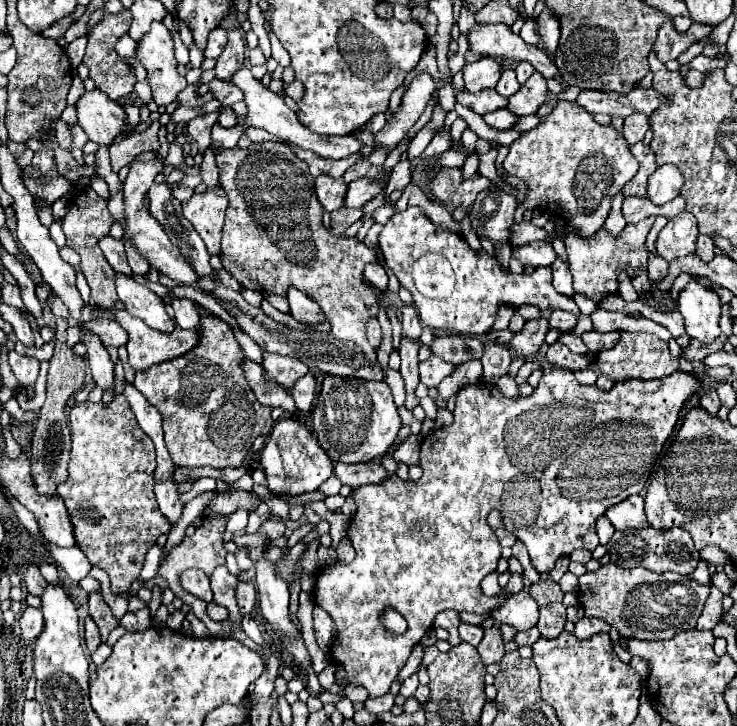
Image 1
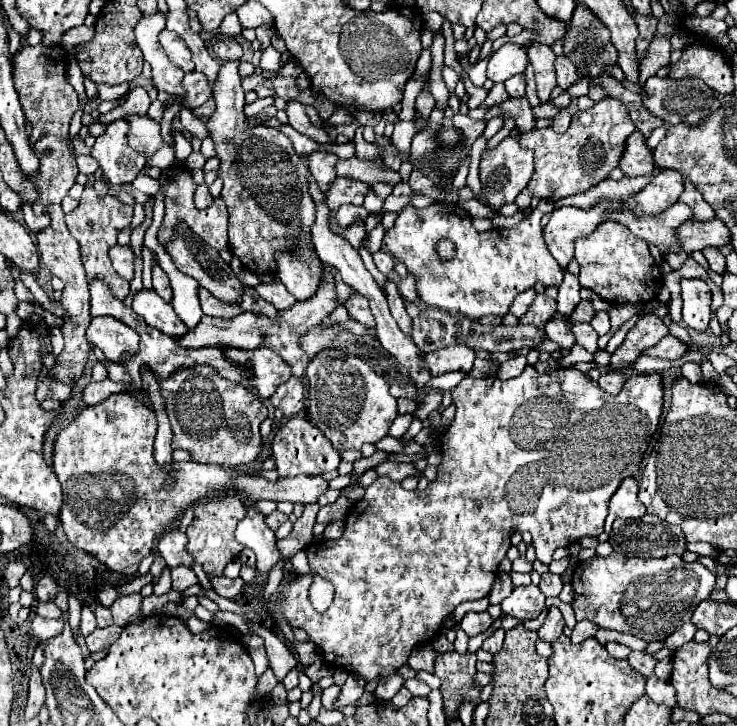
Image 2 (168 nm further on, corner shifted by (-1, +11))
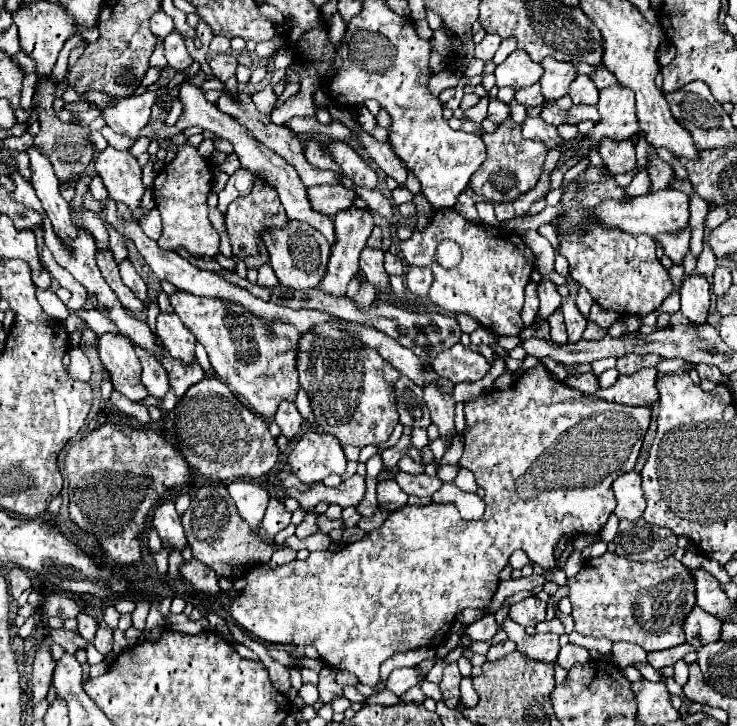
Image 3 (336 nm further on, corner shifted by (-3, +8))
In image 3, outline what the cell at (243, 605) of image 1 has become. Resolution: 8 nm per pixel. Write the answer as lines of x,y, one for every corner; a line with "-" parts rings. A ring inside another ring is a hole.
192,558
188,562
184,562
180,566
180,574
194,584
196,590
206,592
206,594
218,594
220,586
218,586
218,576
216,572
212,572
212,568
208,568
206,564
202,564
200,560

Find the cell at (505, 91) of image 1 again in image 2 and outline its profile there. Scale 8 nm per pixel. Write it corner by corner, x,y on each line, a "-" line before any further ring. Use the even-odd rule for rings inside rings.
520,73
520,75
514,75
514,77
510,77
510,79
506,79
504,85
506,85
506,91
508,91
510,97
522,97
522,95
524,95
526,81
524,81
524,75
522,75
522,73

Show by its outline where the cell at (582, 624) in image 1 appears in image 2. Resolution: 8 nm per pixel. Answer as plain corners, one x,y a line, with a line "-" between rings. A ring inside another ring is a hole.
578,621
576,627
572,629
572,637
570,637
570,639
572,639
574,643
580,643
580,641
584,641
584,639
596,635
598,629
600,629
600,627
594,625
592,621

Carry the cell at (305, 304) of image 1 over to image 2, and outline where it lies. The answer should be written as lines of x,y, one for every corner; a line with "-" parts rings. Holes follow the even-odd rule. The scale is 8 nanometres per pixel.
302,247
292,253
278,253
276,263
280,281
298,301
306,301
306,297
314,295
314,289
320,285
320,259
314,251
310,253
310,247

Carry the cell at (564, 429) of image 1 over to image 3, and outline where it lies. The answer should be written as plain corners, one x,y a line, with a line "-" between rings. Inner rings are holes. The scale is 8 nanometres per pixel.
538,364
534,368
530,368
528,372
524,372
508,390
490,390
486,394
482,394
478,400
474,402
466,402
464,404
464,412
466,412
466,424
468,430
464,434
464,454
460,458
460,466
468,468
474,472
476,476
476,484
478,484
478,494
482,496
482,500
486,502
486,510
482,514
480,520
472,520
466,522
460,518
456,506
452,504
428,504
428,506
404,506
396,512
392,512
388,516
388,520
374,532
366,534
362,540
354,542
354,544
346,544
342,546
342,550
338,552
310,552
308,560
300,562
294,560
292,564
280,566
280,568
270,568
268,564
258,564
254,566
248,574
246,574
246,588
242,590
240,596
236,596
230,604
230,614
232,618
250,634
254,634
258,640
264,640
268,644
292,644
292,646
314,646
322,658
324,664
336,668
336,670
348,670
352,674
356,674
356,678
366,684
366,686
376,686
378,684
378,668
380,664
390,658
396,652
406,652
406,650
414,650
420,646
428,646
428,648
436,648
444,642
444,638
450,632
452,620
454,616
464,610
464,608
484,608
490,604
496,588
498,588
498,574
506,568
508,558
514,550
524,550
526,556
530,558
532,564
542,566
544,570
552,570
556,566
556,560
552,556
558,540
562,536
576,536
576,534
588,534
588,532
600,532
602,526
606,524
608,516
612,514
616,500
614,500
614,492
612,492
612,482
622,476
624,472
634,470
644,434
648,430
648,422
650,422
650,408
644,406
622,406
622,404
612,404
606,400
596,398
594,394
580,394
578,390
572,390
570,386
556,382
550,372

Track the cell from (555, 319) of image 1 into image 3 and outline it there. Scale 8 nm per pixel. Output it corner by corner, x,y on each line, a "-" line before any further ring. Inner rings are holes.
594,304
592,310
590,310
588,320
596,322
598,326
602,326
602,328
608,330
616,320
620,320
620,314
618,314
618,312
612,312
612,310
604,310
604,308
600,308
598,304

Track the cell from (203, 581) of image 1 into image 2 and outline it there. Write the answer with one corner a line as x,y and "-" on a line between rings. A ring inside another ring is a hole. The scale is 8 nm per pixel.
172,529
172,531
168,531
168,533
158,541
158,547
156,547
156,549
160,551
160,555
164,557
164,561
166,561
170,567
180,567
180,565
192,567
192,565
194,565
194,559
186,553
184,545
186,545
186,535
184,535
184,531

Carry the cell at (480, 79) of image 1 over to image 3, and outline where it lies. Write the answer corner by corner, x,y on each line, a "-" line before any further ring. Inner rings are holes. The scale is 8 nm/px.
514,50
500,66
496,66
494,76
498,88
510,86
514,90
520,90
536,84
542,72
542,66
538,62
532,62
524,50

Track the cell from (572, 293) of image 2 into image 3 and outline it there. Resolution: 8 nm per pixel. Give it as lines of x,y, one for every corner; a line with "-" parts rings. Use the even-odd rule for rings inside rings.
570,300
564,302
560,306
560,310
564,312
564,320
566,320
566,328
568,328
568,342
578,342
586,328
586,318
578,312
576,304

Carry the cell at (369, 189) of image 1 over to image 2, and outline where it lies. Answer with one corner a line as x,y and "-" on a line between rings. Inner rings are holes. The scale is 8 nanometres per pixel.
338,177
332,183
330,191
326,193
326,203
332,211
336,211
344,203
362,205
368,191
370,191
370,185
366,185
362,181
350,181
348,177

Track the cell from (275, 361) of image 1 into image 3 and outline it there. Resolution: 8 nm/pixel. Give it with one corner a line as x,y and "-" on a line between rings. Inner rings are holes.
184,290
170,294
170,304
196,340
206,348
216,376
232,388
236,398
246,404
248,410
272,418
282,400
296,400
300,390
296,372
300,332
296,332
296,328
242,328
242,322
232,318
232,302
192,296

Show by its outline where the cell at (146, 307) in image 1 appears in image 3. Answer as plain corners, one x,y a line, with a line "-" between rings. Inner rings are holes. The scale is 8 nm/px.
174,312
158,316
156,332
162,338
166,350
172,358
182,360
184,364
192,364
196,360
196,356
194,356
196,338
192,336
192,332
182,324
182,320

